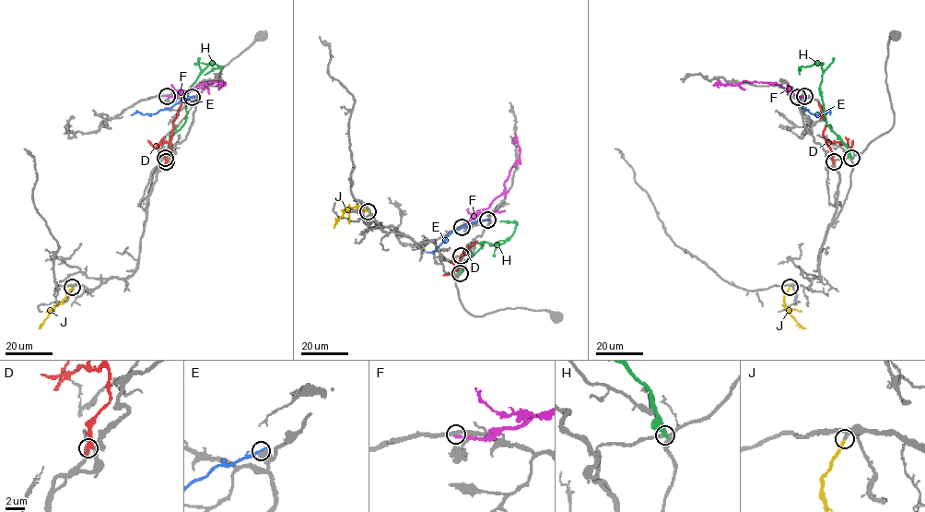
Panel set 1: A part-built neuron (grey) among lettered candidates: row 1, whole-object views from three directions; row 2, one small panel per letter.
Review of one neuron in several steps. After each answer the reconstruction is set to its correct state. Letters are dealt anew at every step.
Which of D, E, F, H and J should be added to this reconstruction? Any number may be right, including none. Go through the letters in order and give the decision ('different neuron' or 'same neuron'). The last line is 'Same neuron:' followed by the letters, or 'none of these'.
D: different neuron
E: different neuron
F: different neuron
H: different neuron
J: same neuron
Same neuron: J

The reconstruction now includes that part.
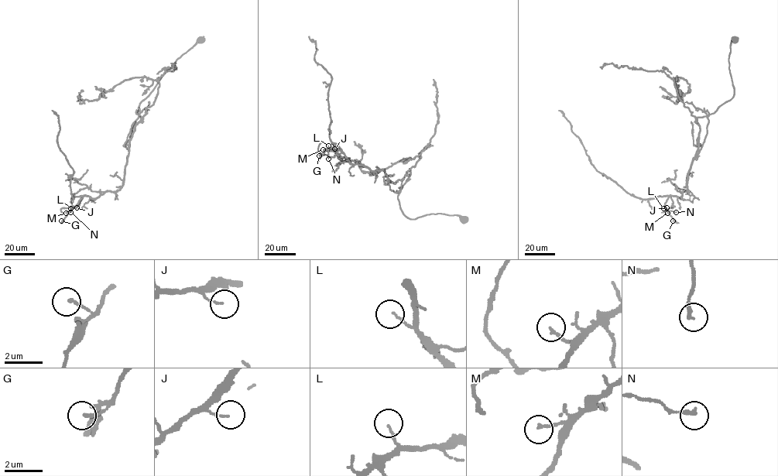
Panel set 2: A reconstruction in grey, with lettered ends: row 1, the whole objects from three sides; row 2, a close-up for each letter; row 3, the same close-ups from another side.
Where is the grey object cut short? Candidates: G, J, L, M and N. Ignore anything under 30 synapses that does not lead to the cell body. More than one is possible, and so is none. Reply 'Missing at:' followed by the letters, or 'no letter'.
Missing at: no letter

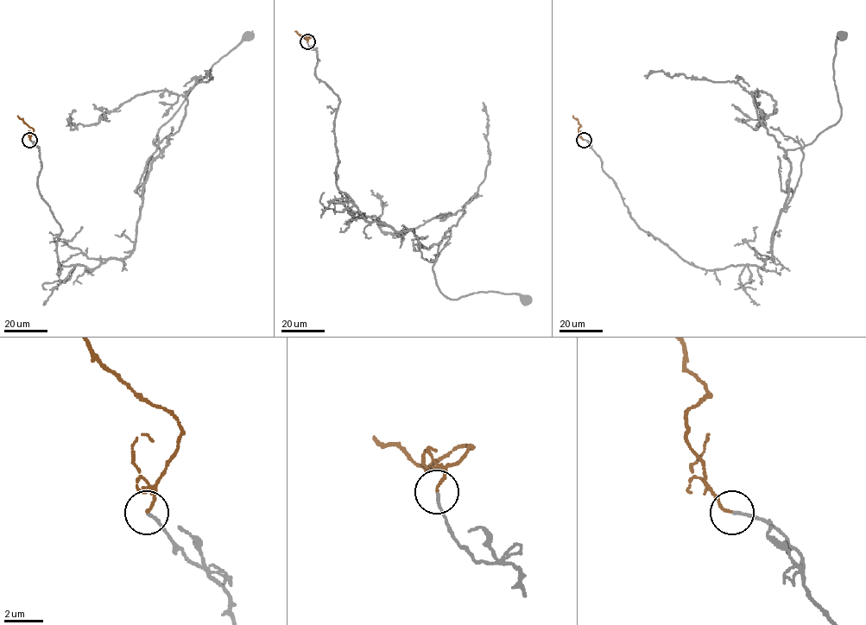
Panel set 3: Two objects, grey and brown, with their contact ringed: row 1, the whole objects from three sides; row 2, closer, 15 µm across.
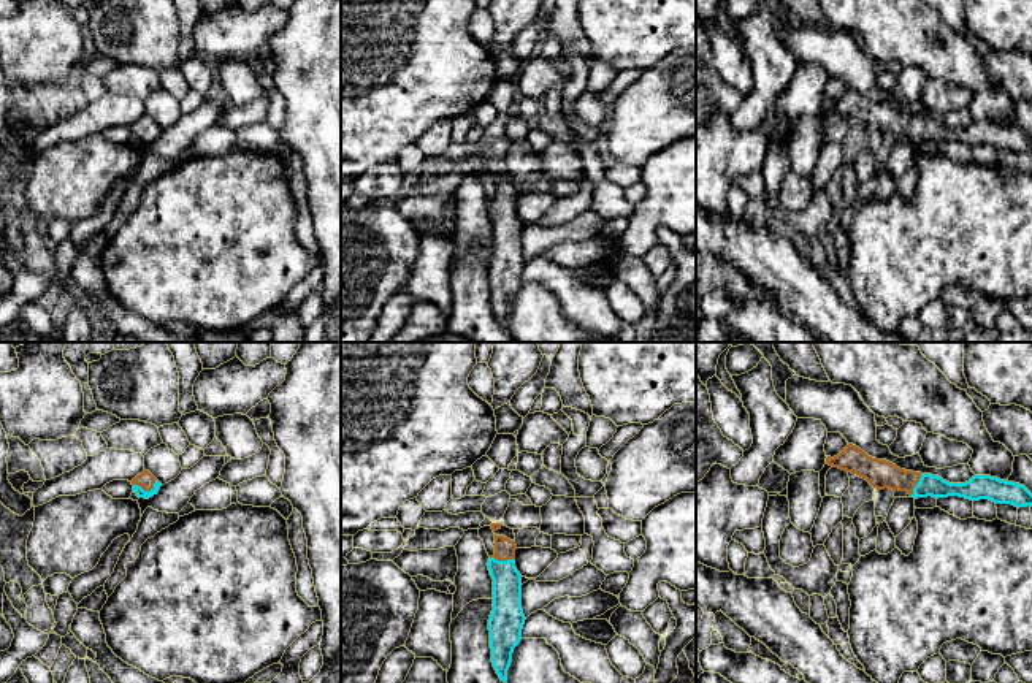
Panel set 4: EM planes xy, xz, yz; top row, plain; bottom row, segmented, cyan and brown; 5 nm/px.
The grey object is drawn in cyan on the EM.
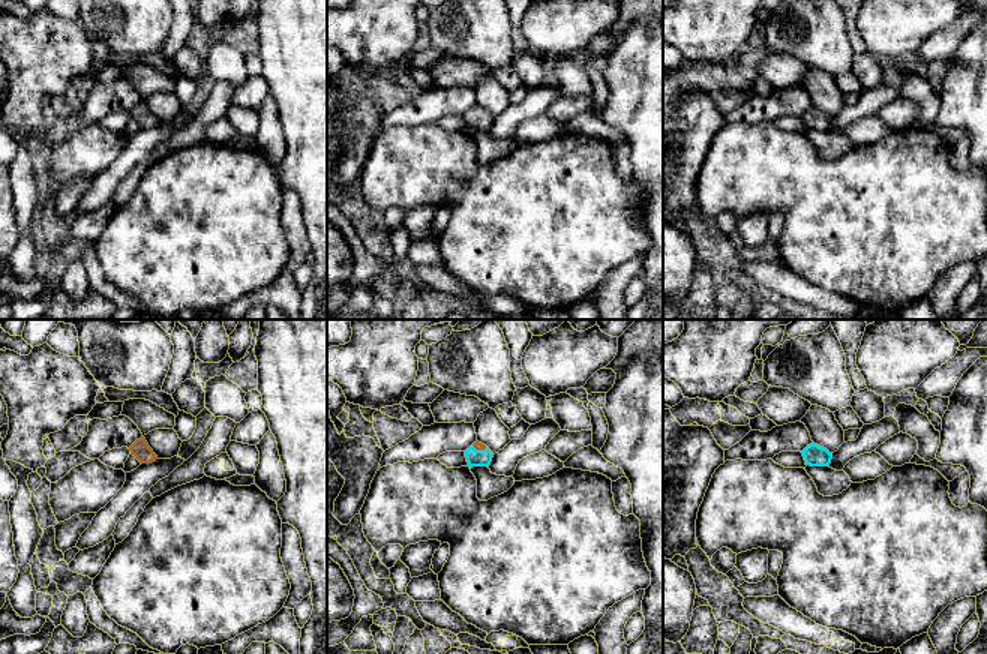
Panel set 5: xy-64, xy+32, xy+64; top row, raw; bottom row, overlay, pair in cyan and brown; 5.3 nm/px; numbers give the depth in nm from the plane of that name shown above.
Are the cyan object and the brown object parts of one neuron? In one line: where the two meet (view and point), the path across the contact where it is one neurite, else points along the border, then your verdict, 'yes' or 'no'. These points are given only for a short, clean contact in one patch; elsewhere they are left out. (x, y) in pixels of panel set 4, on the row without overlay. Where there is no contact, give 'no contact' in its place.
contact xy (146, 137); way xy (138, 135), (146, 137), (146, 125); yes

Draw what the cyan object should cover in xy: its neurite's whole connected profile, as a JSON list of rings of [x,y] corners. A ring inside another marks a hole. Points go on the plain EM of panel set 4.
[[[146,114],[132,125],[132,130],[136,141],[144,144],[157,139],[162,132],[162,128]]]

